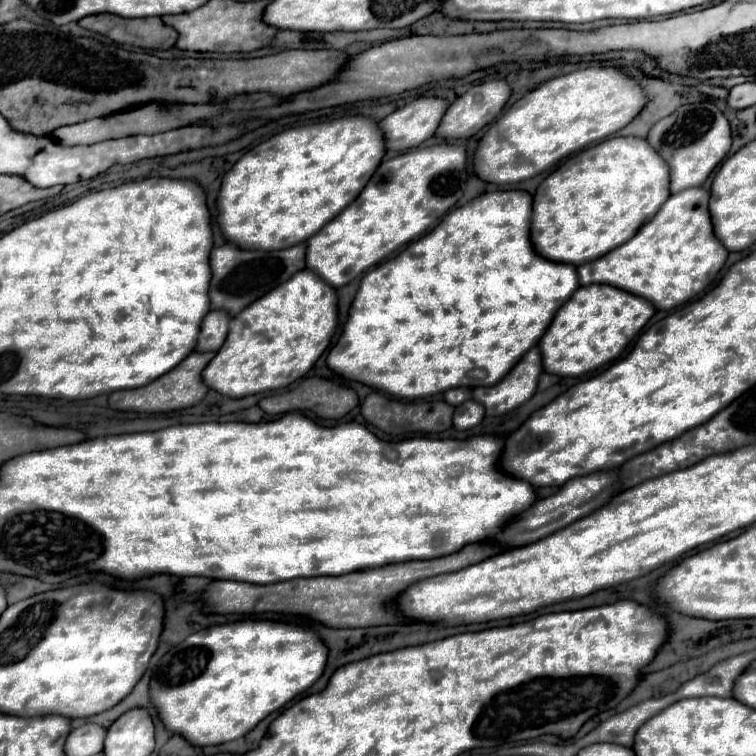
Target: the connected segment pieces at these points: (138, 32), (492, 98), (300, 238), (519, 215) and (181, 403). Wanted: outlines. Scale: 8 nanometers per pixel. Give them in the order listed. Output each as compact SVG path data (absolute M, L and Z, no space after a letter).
M111 13L91 15L79 21L81 27L111 37L117 43L129 43L145 49L171 49L179 33L165 25L159 17L151 19L123 19Z
M491 79L481 85L473 85L467 93L463 93L459 99L455 99L449 105L445 117L441 119L437 135L453 137L453 139L467 139L467 137L475 135L477 131L481 131L485 125L489 125L503 111L509 97L511 97L511 87L503 79Z
M341 117L281 131L249 149L225 173L217 199L221 231L229 243L241 249L277 251L303 243L357 199L383 157L385 145L381 145L381 133L377 133L377 123L371 117Z
M497 191L497 193L485 193L465 207L459 207L451 211L433 231L423 235L421 239L413 241L403 249L403 253L395 255L393 259L373 267L359 285L359 291L353 299L349 319L343 327L343 337L339 337L337 345L327 355L327 365L343 375L345 379L361 381L365 385L371 385L379 391L391 393L401 399L423 399L437 393L445 393L453 387L479 387L479 385L495 385L501 381L507 371L531 349L535 347L541 337L545 335L545 329L549 327L549 321L555 317L555 311L571 297L571 293L579 287L577 283L577 271L571 265L565 263L553 263L543 257L539 257L533 249L533 243L529 241L529 217L533 213L533 197L527 191Z
M193 351L181 365L177 365L173 371L167 375L159 377L157 381L141 387L141 389L131 389L131 391L117 391L109 395L109 407L119 409L119 411L141 411L141 413L169 413L177 409L187 409L197 405L209 391L209 387L203 383L203 369L209 365L209 361L215 357L215 353L199 353Z

